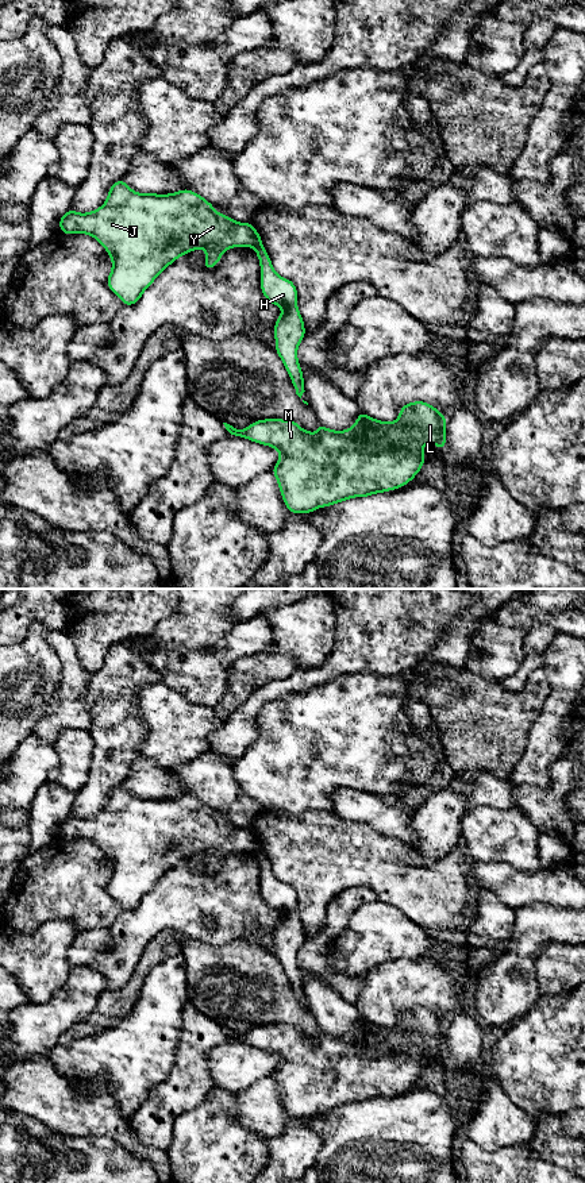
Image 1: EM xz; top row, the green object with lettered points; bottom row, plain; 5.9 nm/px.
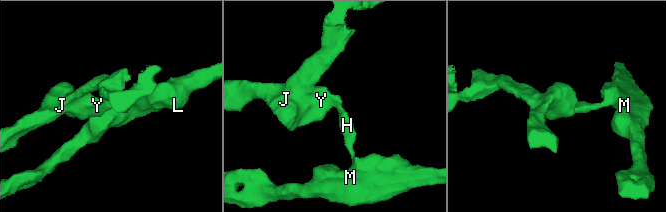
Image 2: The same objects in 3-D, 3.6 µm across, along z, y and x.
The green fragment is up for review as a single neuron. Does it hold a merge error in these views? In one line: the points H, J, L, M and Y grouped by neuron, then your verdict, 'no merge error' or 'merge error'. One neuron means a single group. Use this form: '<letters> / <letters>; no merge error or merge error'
H L M / J Y; merge error

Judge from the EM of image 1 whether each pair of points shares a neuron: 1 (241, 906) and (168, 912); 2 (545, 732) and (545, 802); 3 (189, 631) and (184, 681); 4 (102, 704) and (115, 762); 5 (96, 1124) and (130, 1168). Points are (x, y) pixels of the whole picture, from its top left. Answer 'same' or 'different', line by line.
1: same
2: different
3: different
4: same
5: different

